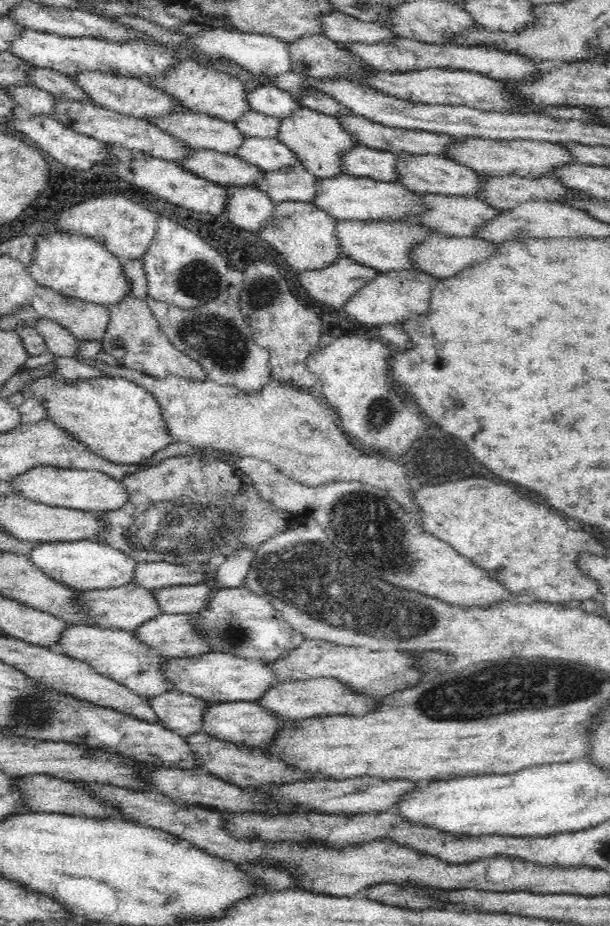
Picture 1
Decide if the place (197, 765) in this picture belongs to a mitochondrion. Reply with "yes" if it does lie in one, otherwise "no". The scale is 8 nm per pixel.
no

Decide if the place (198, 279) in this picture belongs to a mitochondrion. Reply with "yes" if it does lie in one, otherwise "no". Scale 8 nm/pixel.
yes

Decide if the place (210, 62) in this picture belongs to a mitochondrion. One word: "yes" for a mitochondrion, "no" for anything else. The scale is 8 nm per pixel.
no

